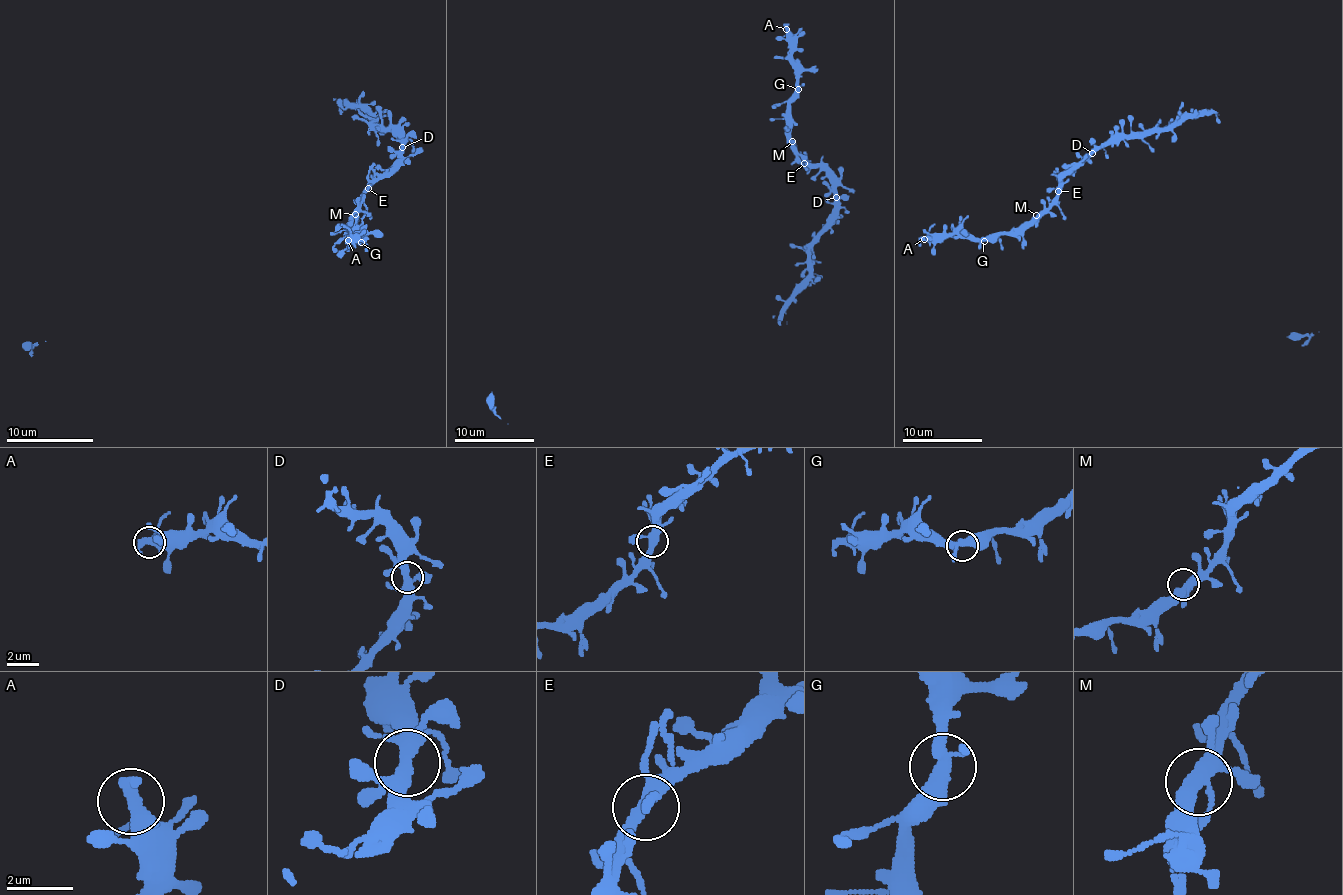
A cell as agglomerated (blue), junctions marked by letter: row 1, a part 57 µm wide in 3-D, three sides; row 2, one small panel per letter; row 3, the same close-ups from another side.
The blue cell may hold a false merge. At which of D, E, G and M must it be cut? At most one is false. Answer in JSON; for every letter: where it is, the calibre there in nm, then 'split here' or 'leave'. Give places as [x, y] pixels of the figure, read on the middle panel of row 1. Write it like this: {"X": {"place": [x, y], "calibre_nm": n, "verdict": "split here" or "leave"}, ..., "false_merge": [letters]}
{"D": {"place": [836, 197], "calibre_nm": 360, "verdict": "leave"}, "E": {"place": [804, 163], "calibre_nm": 360, "verdict": "leave"}, "G": {"place": [798, 89], "calibre_nm": 360, "verdict": "leave"}, "M": {"place": [792, 141], "calibre_nm": 400, "verdict": "leave"}, "false_merge": []}

